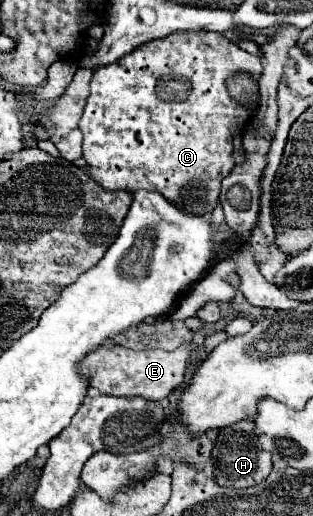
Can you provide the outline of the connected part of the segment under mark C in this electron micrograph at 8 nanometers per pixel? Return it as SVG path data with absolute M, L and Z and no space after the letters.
M197 30L197 32L173 32L167 38L161 40L151 40L139 48L135 48L131 54L119 58L113 64L101 66L93 72L91 84L89 84L89 96L87 96L87 104L83 110L83 116L79 120L79 130L83 132L83 158L87 160L89 168L91 168L91 178L105 190L127 190L127 192L135 192L135 190L153 190L163 194L169 202L173 202L175 206L191 212L191 214L207 214L215 208L219 192L221 192L221 180L227 178L233 170L233 136L235 132L241 132L243 126L247 126L249 110L245 108L243 102L235 100L229 94L227 82L235 80L235 76L239 74L249 74L249 78L253 82L259 82L261 74L263 74L263 66L259 56L245 52L243 48L239 48L235 42L227 40L223 34L219 32L205 32L205 30Z

